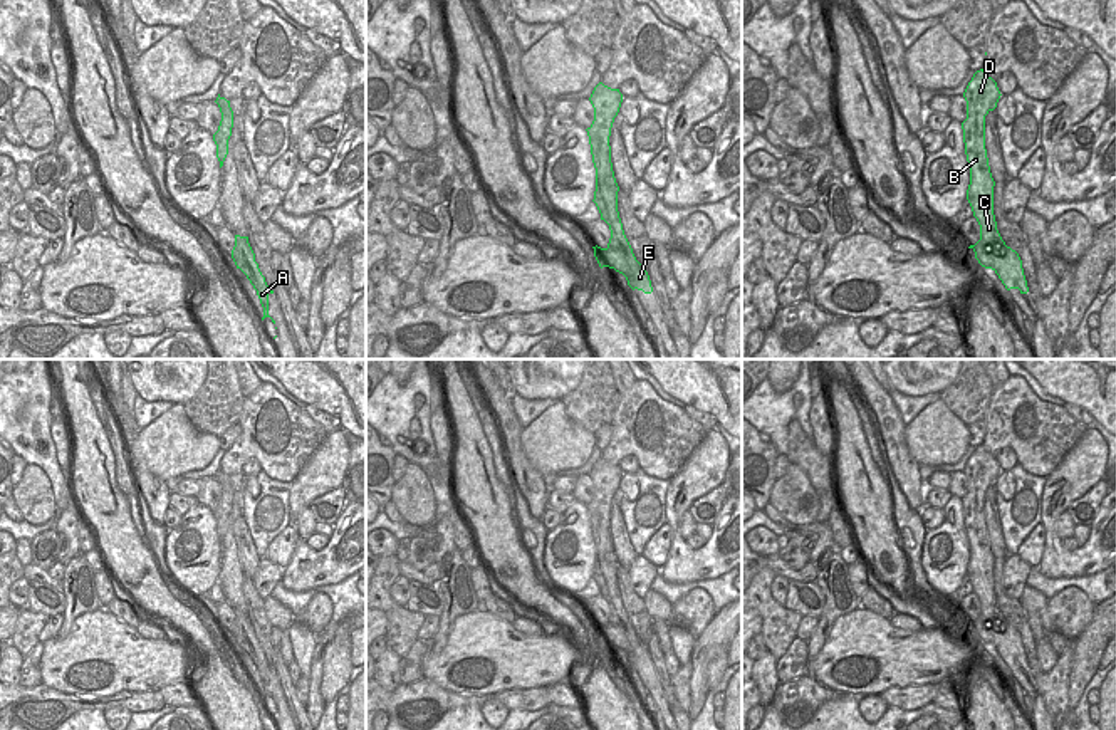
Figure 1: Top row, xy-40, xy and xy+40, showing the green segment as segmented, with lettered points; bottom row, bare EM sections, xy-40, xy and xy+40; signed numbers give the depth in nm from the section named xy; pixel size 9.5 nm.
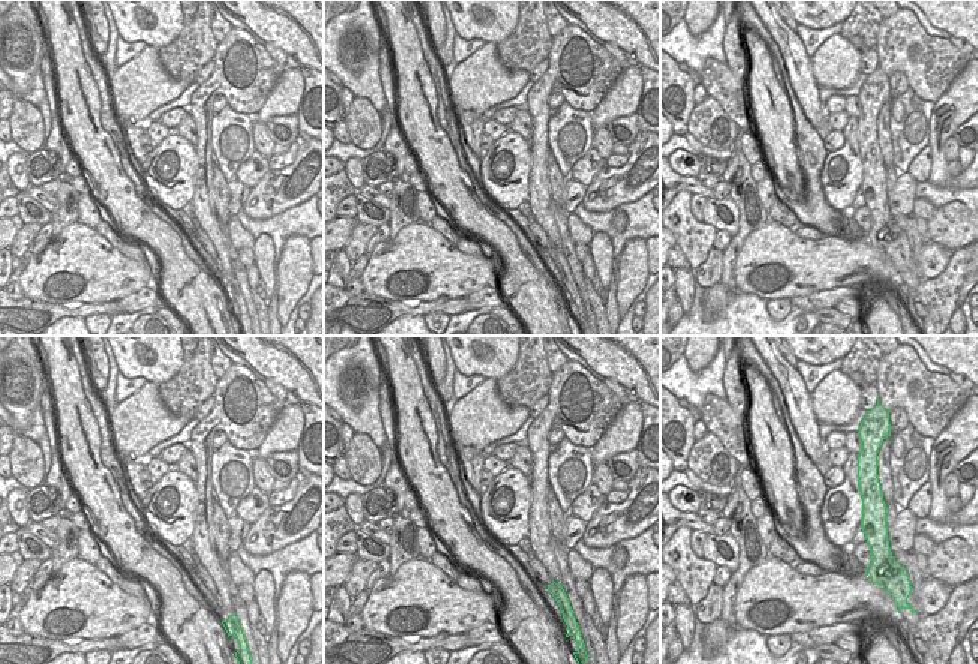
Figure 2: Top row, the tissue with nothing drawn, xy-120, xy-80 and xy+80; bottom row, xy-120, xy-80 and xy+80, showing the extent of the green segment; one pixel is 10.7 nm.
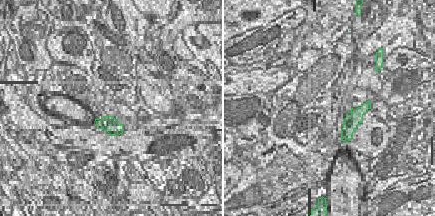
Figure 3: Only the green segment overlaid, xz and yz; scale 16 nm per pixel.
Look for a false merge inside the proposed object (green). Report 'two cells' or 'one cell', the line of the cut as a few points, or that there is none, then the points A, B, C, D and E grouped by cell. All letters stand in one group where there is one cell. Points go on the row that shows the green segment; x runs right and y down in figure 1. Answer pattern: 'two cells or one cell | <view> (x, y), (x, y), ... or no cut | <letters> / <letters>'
two cells | xy+40 (992, 240), (999, 264), (996, 272) | A B C D / E

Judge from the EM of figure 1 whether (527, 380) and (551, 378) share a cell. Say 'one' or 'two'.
one

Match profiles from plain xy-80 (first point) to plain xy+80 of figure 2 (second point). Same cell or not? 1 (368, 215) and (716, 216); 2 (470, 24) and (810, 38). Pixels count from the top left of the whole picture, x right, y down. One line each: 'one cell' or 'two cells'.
1: one cell
2: two cells

